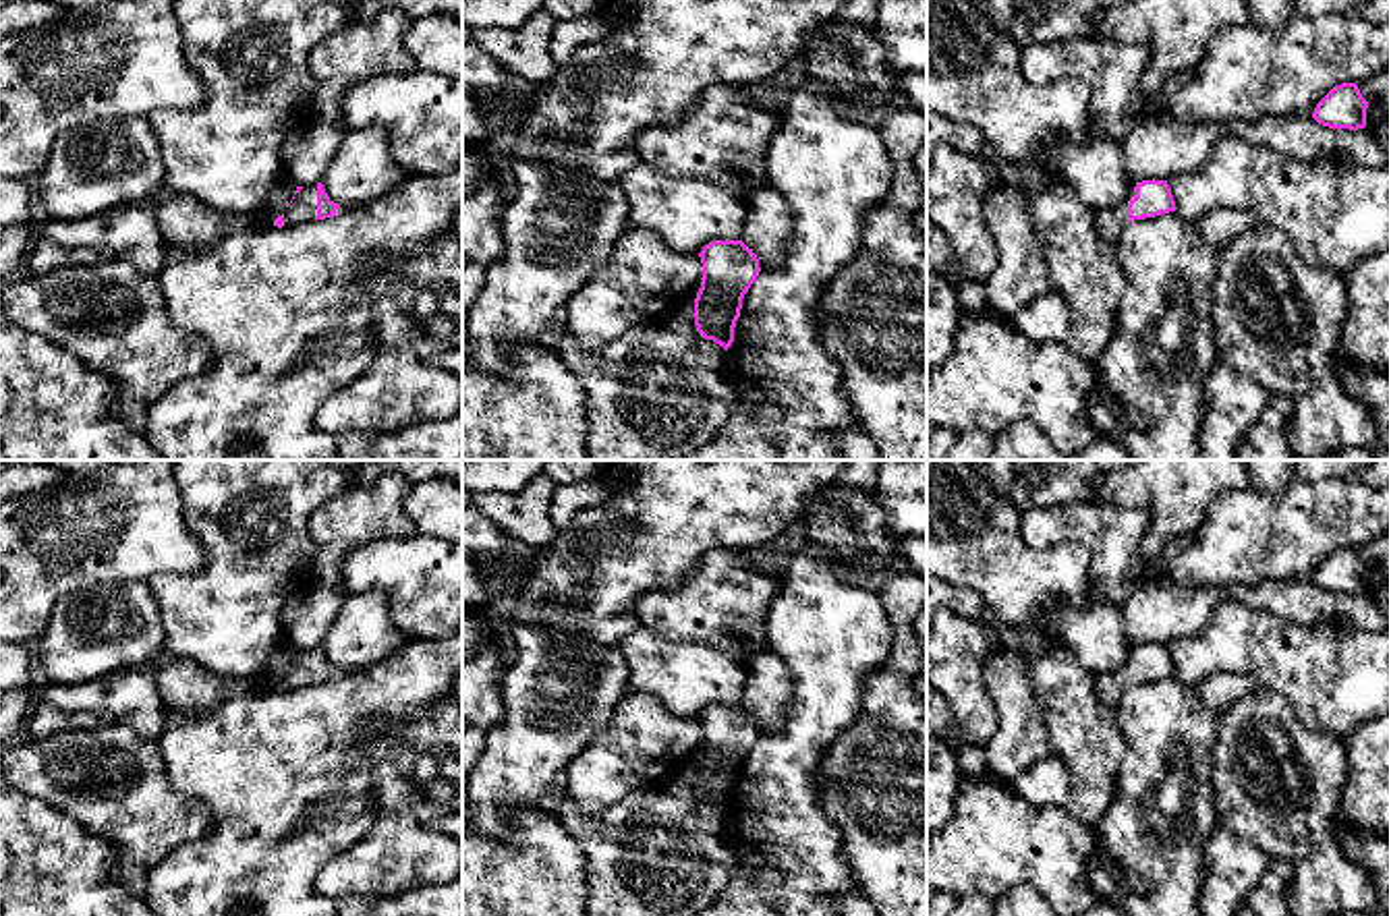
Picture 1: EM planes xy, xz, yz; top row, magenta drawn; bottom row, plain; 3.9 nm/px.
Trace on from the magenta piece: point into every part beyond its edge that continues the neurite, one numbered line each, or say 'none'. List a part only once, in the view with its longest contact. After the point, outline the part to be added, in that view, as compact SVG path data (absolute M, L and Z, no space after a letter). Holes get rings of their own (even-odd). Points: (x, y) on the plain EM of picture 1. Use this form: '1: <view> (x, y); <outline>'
1: xy (303, 672); M317 649L303 651L284 674L284 692L317 684Z

